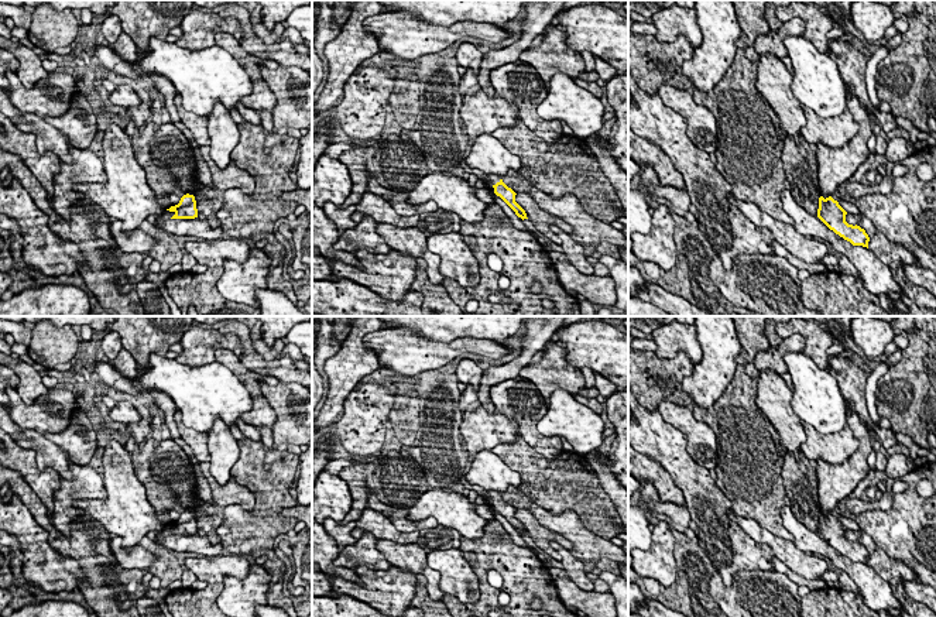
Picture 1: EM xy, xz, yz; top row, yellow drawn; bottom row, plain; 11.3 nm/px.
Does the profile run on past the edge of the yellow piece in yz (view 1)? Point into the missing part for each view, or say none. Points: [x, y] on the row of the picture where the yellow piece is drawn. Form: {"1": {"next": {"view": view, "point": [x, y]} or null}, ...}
{"1": {"next": null}}

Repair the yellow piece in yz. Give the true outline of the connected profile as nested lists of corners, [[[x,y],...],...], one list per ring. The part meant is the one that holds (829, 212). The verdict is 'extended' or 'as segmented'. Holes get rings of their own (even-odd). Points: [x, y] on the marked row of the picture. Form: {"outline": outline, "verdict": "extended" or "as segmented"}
{"outline": [[[832,196],[819,198],[817,217],[836,234],[850,241],[853,246],[868,248],[870,237],[860,226],[853,226],[846,222],[847,212]]], "verdict": "as segmented"}

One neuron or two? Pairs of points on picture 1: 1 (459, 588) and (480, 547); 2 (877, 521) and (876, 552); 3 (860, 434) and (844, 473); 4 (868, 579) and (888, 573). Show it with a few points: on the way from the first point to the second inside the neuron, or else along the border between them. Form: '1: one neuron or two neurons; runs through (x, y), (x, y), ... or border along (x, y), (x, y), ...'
1: two neurons; border along (458, 548), (477, 578), (479, 599)
2: two neurons; border along (860, 527), (891, 559)
3: one neuron; runs through (863, 444), (863, 451), (854, 463)
4: two neurons; border along (868, 564), (888, 583), (892, 595), (900, 602)

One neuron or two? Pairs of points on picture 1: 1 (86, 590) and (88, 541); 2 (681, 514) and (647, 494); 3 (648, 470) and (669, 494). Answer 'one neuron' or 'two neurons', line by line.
1: one neuron
2: one neuron
3: one neuron

